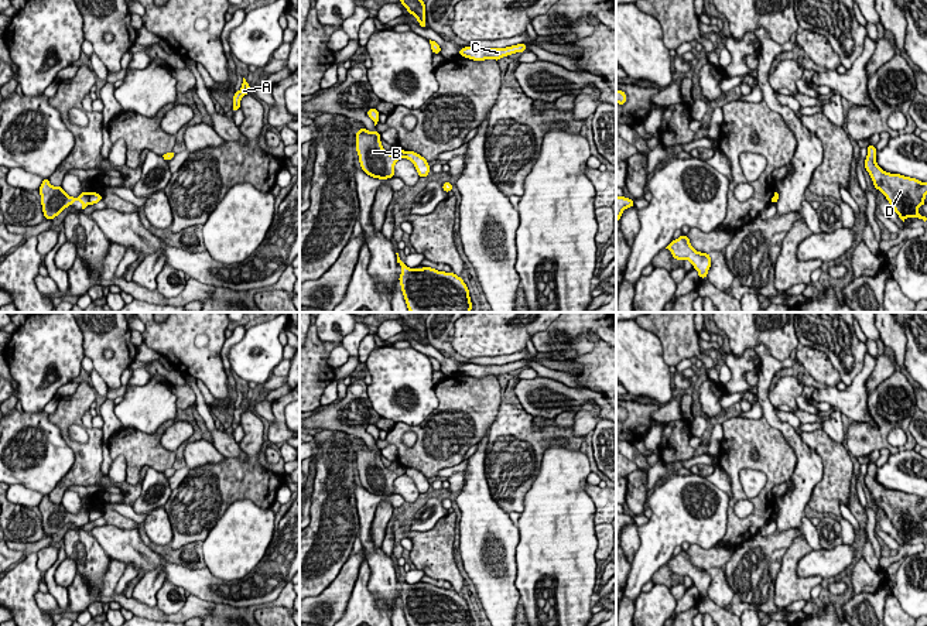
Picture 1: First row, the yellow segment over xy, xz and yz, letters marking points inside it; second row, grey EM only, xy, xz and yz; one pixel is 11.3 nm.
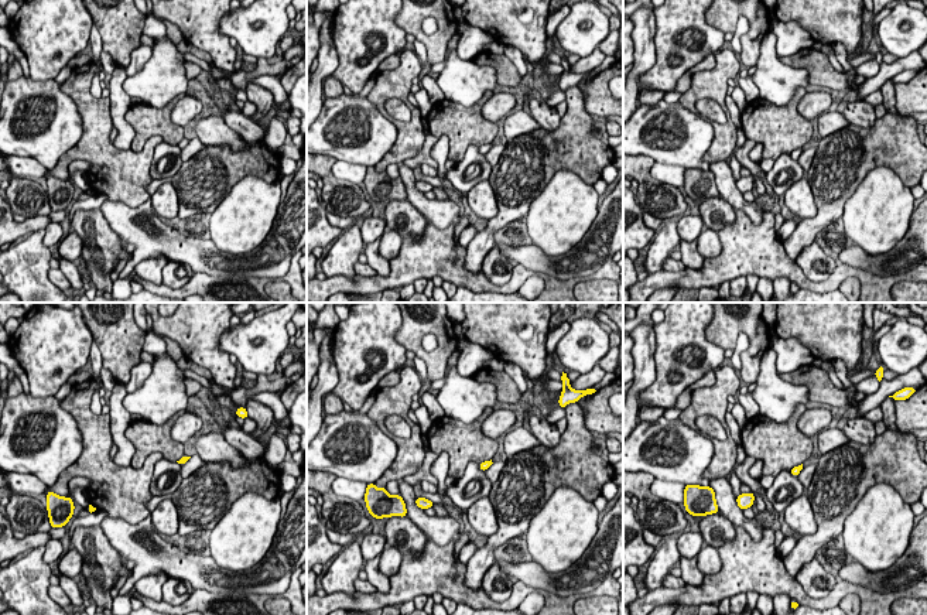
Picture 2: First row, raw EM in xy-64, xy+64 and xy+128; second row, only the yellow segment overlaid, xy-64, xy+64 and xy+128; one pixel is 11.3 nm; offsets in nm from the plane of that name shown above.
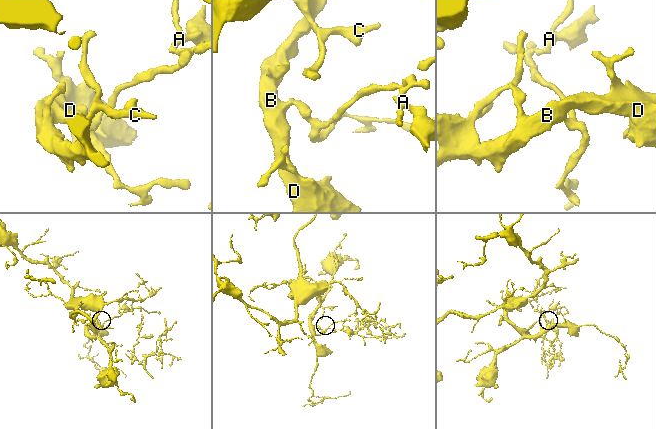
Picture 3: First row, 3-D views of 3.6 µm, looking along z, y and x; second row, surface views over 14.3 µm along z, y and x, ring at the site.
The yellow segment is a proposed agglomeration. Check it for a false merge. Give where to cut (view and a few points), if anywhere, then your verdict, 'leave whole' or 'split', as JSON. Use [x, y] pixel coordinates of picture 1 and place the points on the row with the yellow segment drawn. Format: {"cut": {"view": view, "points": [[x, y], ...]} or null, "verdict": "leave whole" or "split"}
{"cut": {"view": "xy", "points": [[86, 194], [89, 202]]}, "verdict": "split"}

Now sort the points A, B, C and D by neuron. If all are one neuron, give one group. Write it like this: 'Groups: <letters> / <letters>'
Groups: A / B C D

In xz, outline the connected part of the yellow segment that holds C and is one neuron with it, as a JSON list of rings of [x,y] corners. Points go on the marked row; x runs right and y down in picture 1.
[[[517,44],[506,48],[465,47],[458,51],[458,55],[462,55],[473,61],[485,61],[485,59],[493,58],[497,62],[503,57],[507,57],[516,52],[524,52],[526,49],[527,49],[526,44]]]

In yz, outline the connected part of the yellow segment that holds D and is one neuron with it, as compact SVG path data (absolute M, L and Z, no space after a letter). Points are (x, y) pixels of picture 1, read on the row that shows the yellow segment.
M869 144L866 148L865 168L870 174L875 189L879 189L886 196L903 222L906 218L919 218L926 222L927 218L921 216L917 208L926 205L927 182L883 171L876 164L878 151L875 146Z

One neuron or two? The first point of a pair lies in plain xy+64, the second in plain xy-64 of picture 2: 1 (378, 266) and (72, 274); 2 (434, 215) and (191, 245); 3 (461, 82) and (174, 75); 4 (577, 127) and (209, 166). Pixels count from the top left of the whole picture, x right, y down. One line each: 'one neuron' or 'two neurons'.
1: one neuron
2: one neuron
3: one neuron
4: one neuron

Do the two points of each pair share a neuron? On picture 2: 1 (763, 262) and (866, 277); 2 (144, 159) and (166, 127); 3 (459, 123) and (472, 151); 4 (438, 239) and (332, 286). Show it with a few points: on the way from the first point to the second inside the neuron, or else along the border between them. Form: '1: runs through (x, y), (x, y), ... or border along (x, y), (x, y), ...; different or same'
1: runs through (789, 269), (810, 286), (828, 286), (841, 273); same
2: border along (163, 137), (151, 136), (139, 151), (132, 150); different
3: border along (478, 146), (471, 144), (458, 161); different
4: runs through (411, 263), (394, 280), (359, 284); same

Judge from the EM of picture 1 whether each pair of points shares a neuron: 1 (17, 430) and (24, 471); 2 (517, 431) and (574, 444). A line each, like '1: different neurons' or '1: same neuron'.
1: same neuron
2: same neuron

